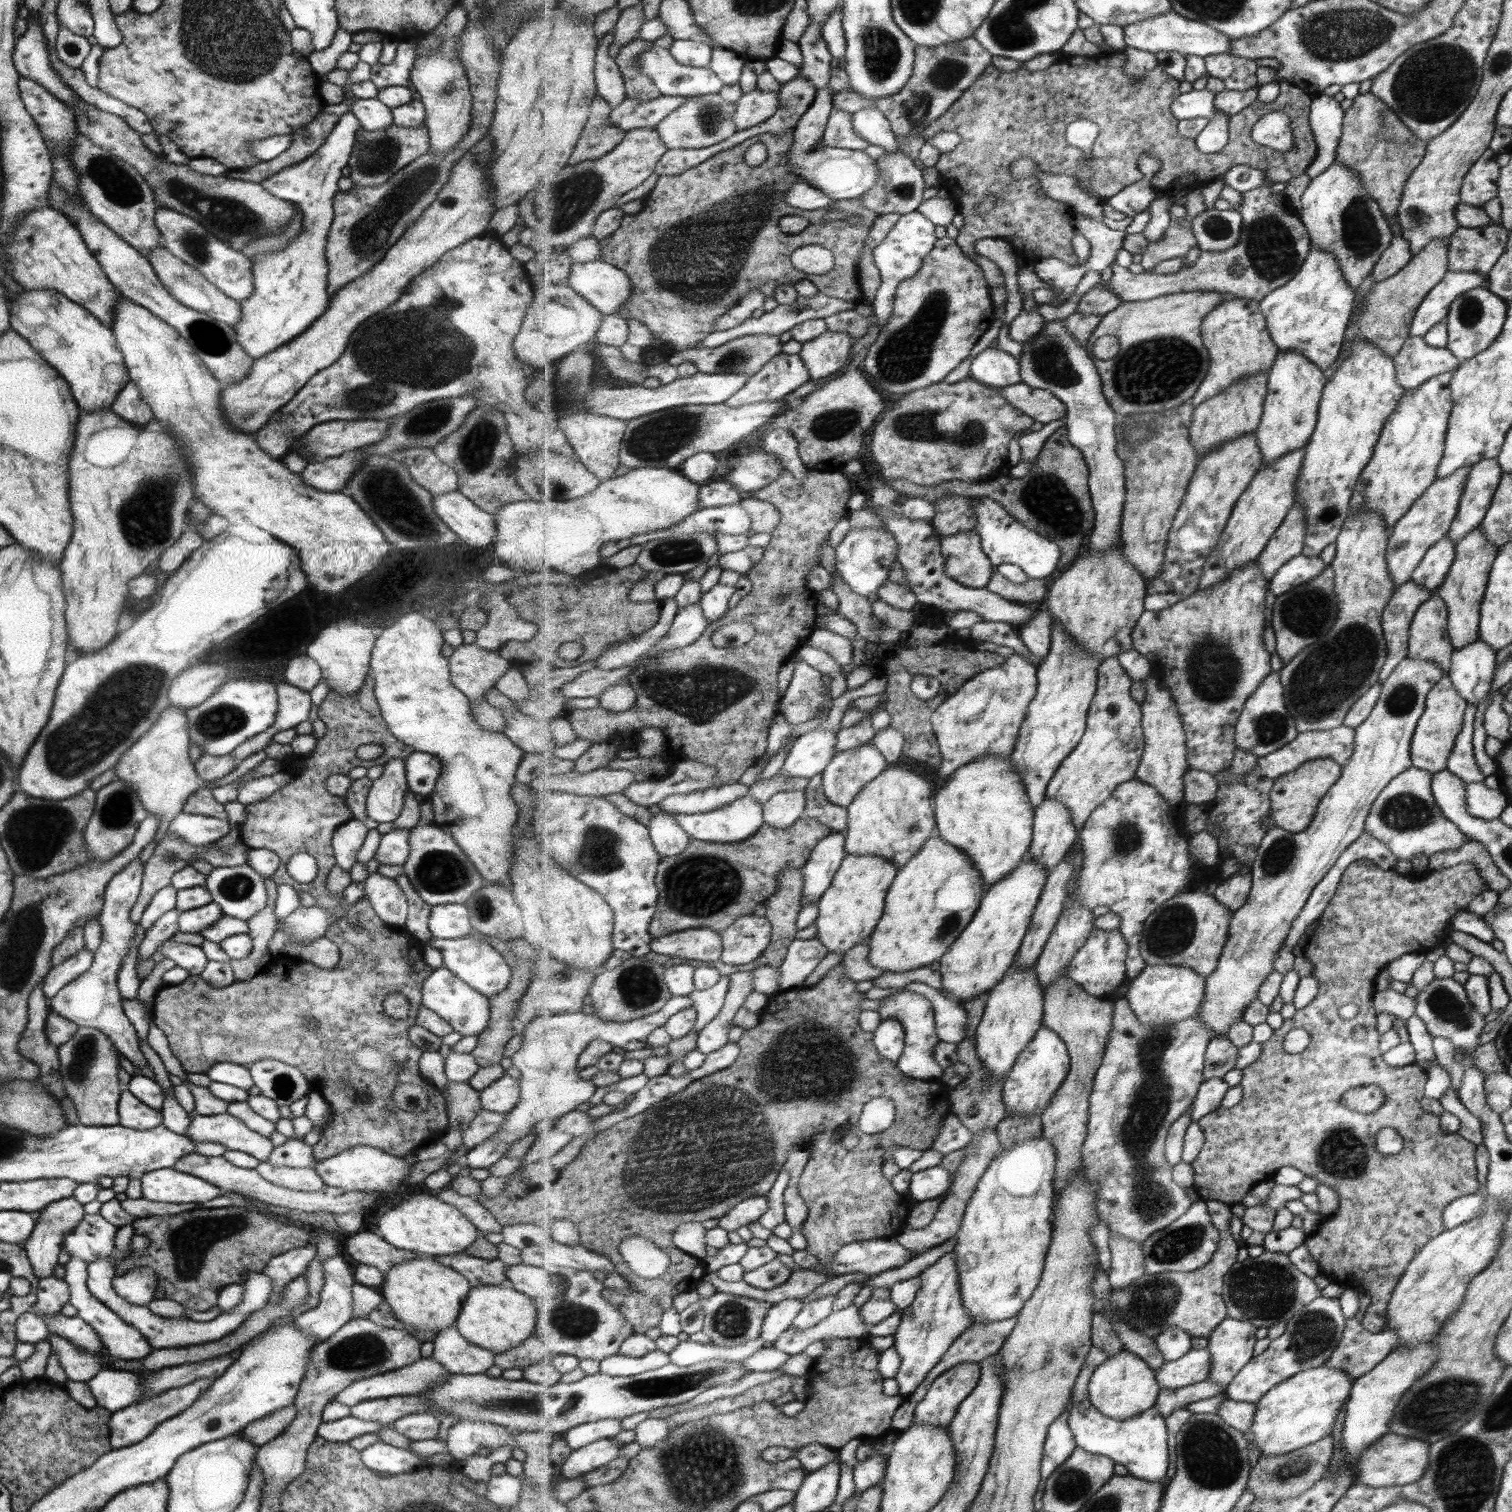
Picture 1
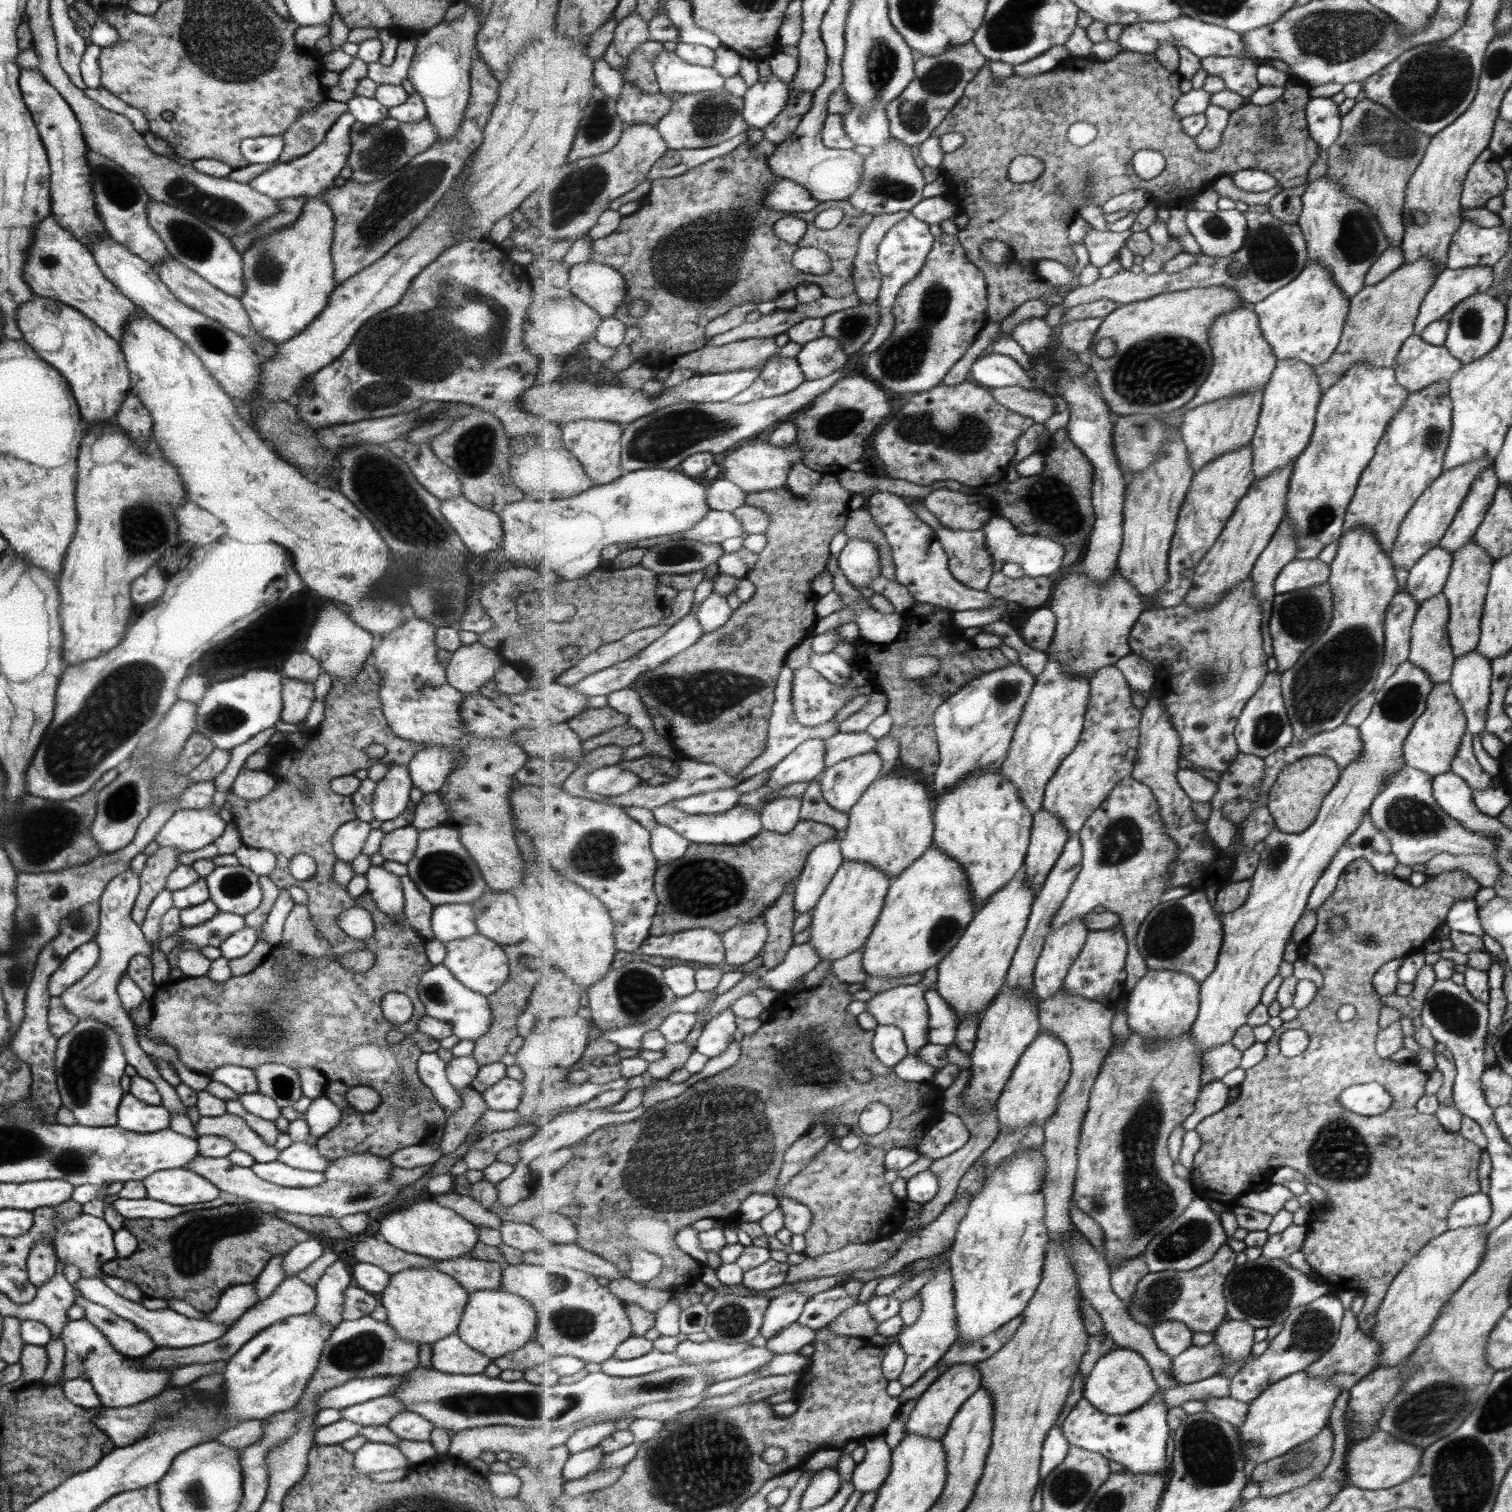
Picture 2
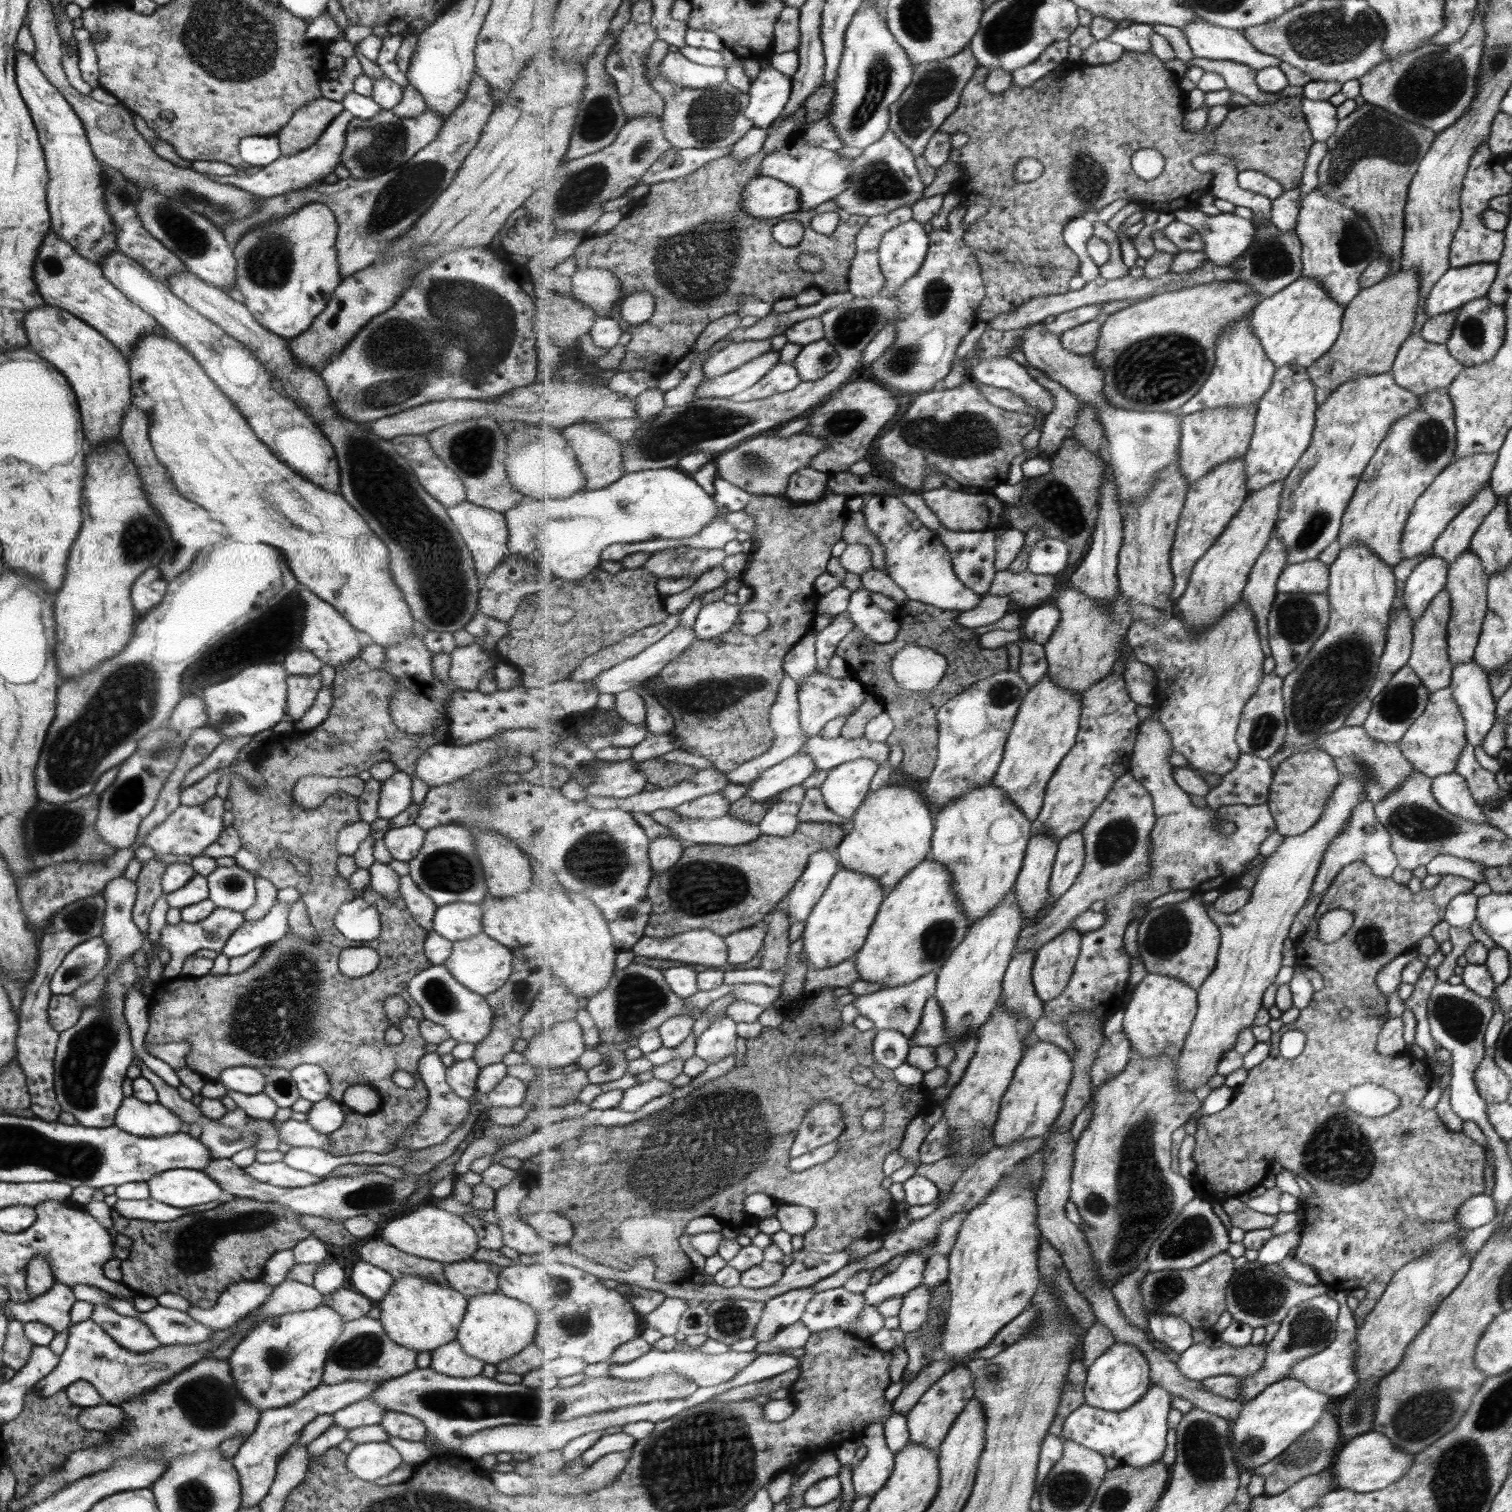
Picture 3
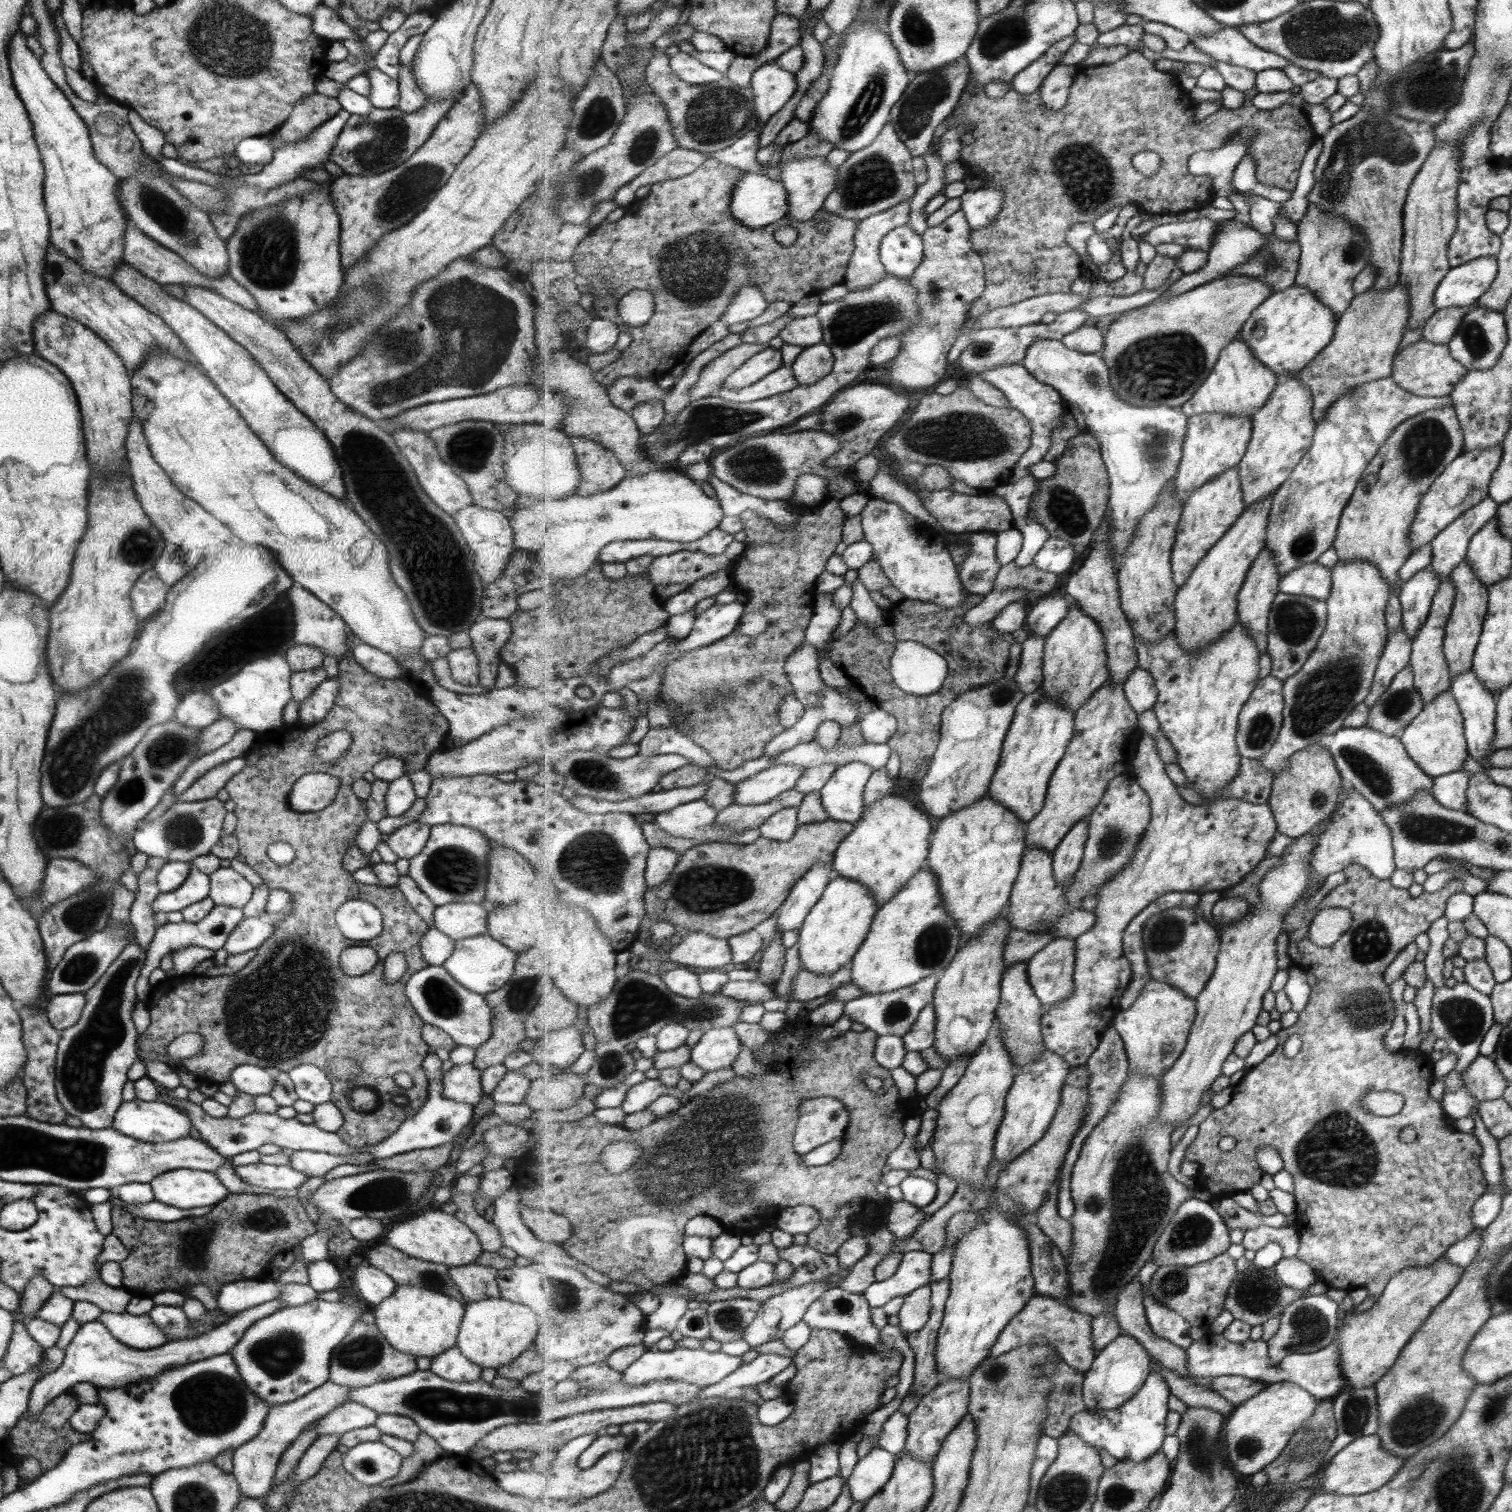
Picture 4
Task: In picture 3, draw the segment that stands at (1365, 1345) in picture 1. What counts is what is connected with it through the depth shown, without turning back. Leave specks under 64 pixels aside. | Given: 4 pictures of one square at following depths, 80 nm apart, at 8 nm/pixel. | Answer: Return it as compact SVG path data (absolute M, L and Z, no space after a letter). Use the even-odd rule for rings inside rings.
M1342 1303L1338 1310L1337 1336L1331 1342L1331 1346L1319 1354L1301 1359L1286 1376L1298 1378L1313 1390L1331 1395L1332 1398L1341 1398L1343 1395L1352 1392L1358 1384L1358 1376L1354 1369L1354 1354L1356 1353L1355 1329L1352 1311Z

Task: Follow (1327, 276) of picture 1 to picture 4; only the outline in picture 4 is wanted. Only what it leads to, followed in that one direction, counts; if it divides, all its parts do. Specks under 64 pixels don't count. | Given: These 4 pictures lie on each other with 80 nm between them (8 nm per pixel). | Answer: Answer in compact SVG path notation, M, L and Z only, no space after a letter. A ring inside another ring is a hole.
M1295 284L1282 293L1274 292L1267 301L1254 310L1240 336L1258 355L1258 359L1275 371L1288 374L1305 369L1315 357L1330 345L1337 324L1337 315L1319 300L1306 286Z

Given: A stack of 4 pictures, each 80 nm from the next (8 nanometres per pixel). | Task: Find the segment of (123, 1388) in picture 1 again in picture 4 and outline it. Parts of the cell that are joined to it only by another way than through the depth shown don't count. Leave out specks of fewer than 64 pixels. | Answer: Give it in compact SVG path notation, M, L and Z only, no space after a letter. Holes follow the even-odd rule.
M273 1299L235 1313L226 1321L213 1326L211 1330L199 1332L196 1337L167 1340L154 1349L143 1350L135 1350L121 1344L111 1336L105 1325L97 1320L83 1323L71 1342L64 1348L65 1355L59 1368L39 1377L32 1384L28 1399L28 1420L35 1422L36 1415L43 1410L43 1407L59 1394L64 1391L68 1392L75 1384L89 1383L94 1387L107 1388L125 1386L129 1383L141 1382L141 1380L151 1378L169 1367L183 1366L218 1354L229 1353L248 1326L278 1308L282 1308L282 1304L277 1299Z

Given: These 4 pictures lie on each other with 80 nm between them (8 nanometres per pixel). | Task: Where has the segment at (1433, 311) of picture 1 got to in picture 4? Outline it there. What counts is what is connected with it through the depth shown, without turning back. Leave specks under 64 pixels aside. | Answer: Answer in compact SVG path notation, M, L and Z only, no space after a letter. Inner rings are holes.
M1496 257L1474 258L1459 266L1449 267L1433 291L1433 308L1473 306L1487 291L1496 275Z

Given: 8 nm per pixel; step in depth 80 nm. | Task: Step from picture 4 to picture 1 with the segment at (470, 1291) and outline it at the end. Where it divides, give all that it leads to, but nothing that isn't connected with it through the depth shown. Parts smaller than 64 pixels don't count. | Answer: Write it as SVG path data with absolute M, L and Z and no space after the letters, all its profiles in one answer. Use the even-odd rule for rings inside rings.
M458 1253L433 1257L433 1261L465 1278L469 1283L469 1288L506 1283L505 1270L508 1266L499 1260L484 1260Z

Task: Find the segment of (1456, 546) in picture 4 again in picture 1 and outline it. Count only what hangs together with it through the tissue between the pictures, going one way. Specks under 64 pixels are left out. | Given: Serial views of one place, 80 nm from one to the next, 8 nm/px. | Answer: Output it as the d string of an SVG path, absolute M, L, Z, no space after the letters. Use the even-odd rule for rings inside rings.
M1496 457L1483 458L1470 465L1455 518L1446 532L1446 537L1453 544L1481 522L1501 475Z

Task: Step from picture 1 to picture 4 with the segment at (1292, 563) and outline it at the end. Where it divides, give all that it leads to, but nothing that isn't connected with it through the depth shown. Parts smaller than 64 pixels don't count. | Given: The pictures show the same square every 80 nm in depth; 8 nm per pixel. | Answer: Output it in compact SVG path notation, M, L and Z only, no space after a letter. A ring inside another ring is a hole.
M1315 561L1291 570L1280 579L1280 592L1327 600L1331 594L1331 567Z

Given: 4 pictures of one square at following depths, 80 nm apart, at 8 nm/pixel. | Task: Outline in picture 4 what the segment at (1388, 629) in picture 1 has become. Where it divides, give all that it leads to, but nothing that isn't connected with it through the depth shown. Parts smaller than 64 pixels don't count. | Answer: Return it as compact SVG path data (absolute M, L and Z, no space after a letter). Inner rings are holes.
M1400 626L1387 637L1382 657L1379 658L1377 669L1374 671L1373 685L1364 701L1368 708L1374 706L1390 683L1394 681L1395 674L1408 665L1410 647L1411 639L1406 636Z

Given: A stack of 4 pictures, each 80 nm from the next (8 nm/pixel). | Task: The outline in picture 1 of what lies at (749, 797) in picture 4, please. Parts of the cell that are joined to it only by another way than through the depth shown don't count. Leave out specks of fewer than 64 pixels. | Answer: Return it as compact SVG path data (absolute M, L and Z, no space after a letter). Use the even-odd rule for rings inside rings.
M822 727L801 734L787 755L781 775L813 779L822 774L837 754L837 737L838 732L829 732Z

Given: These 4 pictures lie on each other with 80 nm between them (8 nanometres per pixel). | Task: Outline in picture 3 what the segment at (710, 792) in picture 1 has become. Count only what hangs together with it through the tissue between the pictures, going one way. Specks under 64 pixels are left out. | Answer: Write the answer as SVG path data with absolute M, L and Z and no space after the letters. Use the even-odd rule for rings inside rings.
M717 792L686 802L678 806L676 811L682 818L713 820L714 818L729 814L731 803L732 802L723 795L723 792Z

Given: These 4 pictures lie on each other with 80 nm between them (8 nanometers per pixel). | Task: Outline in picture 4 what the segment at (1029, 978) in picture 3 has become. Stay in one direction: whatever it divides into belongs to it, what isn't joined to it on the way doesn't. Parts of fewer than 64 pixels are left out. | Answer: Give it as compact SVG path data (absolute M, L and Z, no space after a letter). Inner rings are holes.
M1018 962L1011 968L1007 967L1002 980L1002 998L998 1006L997 1016L1002 1023L1002 1037L1010 1055L1014 1058L1014 1076L1016 1077L1024 1066L1035 1062L1047 1049L1042 1033L1042 1018L1048 1011L1036 990L1030 983L1029 962Z

